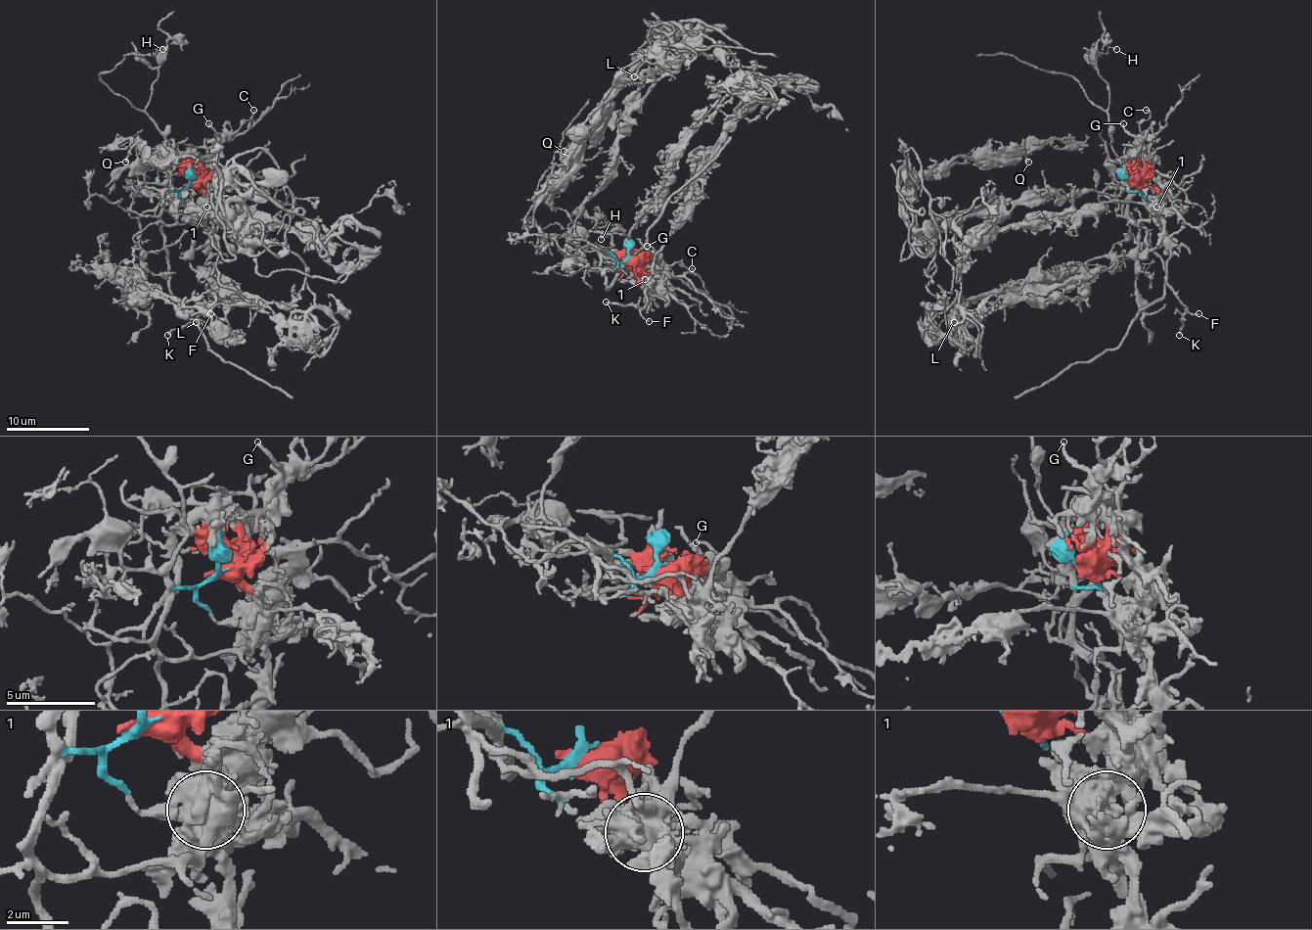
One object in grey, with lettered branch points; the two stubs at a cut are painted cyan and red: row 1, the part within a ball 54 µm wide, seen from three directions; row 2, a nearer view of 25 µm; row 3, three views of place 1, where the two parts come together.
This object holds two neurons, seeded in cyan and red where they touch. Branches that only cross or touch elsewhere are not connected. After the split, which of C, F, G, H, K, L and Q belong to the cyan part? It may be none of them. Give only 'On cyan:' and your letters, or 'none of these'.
On cyan: H, L, Q

